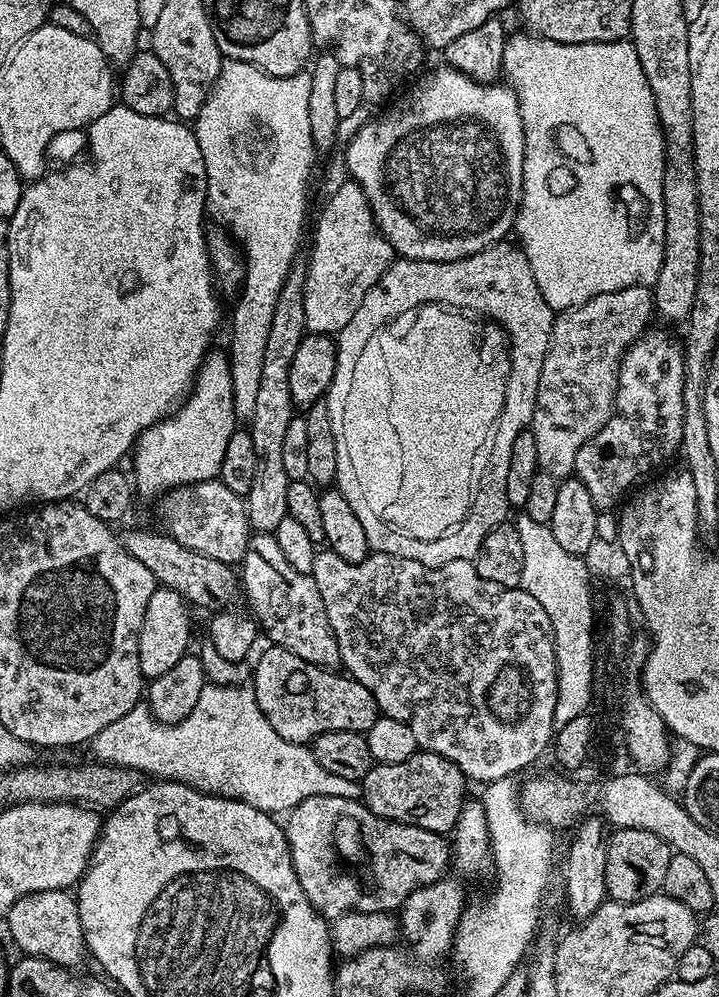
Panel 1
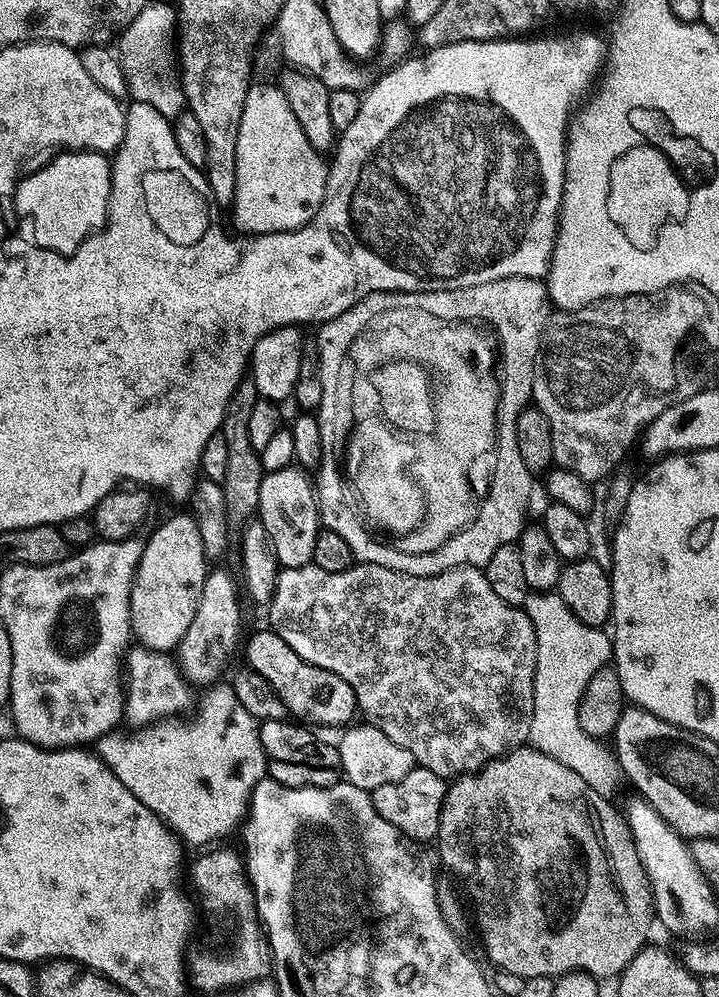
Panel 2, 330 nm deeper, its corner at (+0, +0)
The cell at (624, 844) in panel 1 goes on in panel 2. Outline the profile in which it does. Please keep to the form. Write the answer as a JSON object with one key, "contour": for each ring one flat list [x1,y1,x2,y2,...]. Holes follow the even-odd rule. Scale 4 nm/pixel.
{"contour":[[531,746,513,748,505,756,499,756,497,760,484,765,479,772,467,773,448,784,434,847,440,851,441,862,458,879,464,880,464,888,468,891,469,898,476,903,476,924,480,927,480,940,484,943,484,952,497,964,495,967,499,971,518,974,525,981,539,976,555,978,575,970,589,972,597,978,616,978,638,955,640,949,645,947,647,940,644,939,648,936,648,927,654,924,652,887,642,866,642,858,638,858,636,843,625,813,621,809,619,812,612,802,609,797,598,794,589,784,582,782,582,778,574,774,570,766,562,766,562,762,542,754]]}

